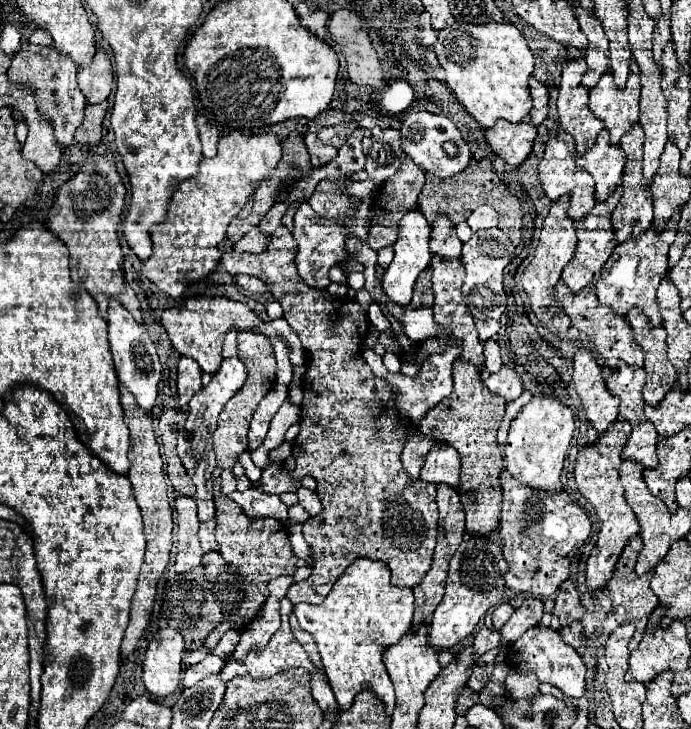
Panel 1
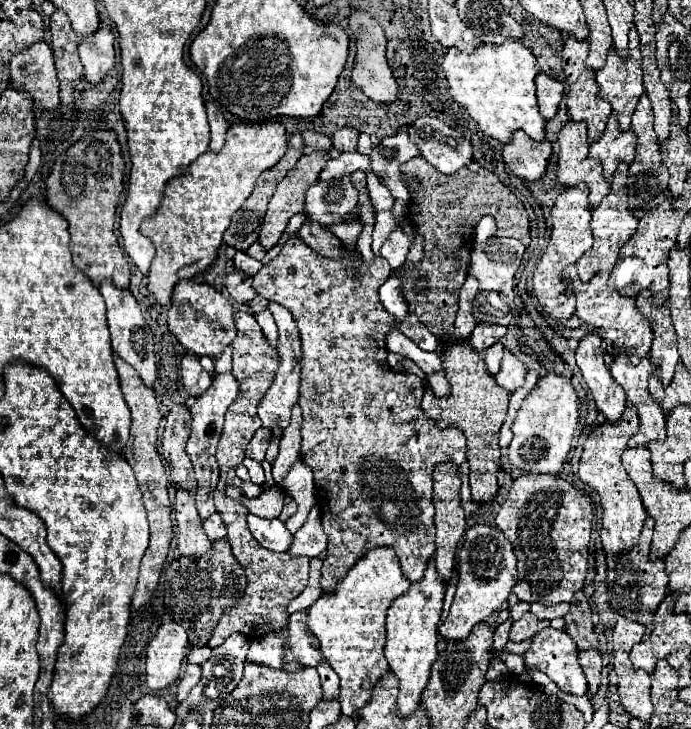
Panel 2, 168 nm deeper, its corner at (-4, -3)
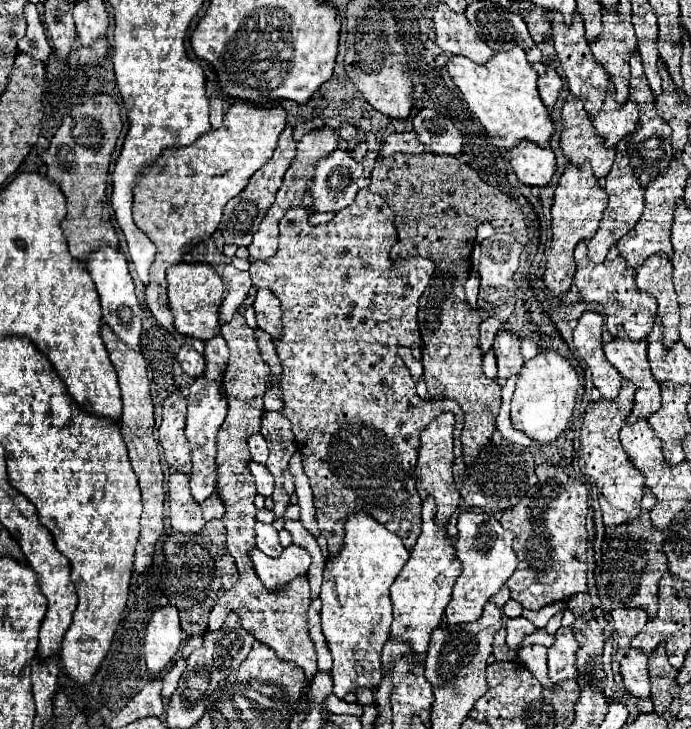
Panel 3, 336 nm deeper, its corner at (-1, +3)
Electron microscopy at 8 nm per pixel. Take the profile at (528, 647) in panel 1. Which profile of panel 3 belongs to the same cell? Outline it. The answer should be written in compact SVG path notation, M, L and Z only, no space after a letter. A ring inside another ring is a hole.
M561 626L547 654L551 682L557 684L561 680L575 680L579 676L575 652L577 652L577 640L573 638L573 630L569 626L567 628Z

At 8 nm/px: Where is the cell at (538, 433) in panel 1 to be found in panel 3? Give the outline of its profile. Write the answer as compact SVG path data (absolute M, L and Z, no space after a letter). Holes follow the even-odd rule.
M539 352L533 360L529 360L517 380L517 388L511 402L511 422L513 428L525 432L535 444L551 444L559 434L567 428L575 398L577 398L577 374L567 358L555 352Z

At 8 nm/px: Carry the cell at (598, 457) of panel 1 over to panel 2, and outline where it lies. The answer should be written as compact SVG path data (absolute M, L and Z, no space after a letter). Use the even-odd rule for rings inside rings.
M626 406L622 418L616 424L608 424L608 420L606 420L604 424L596 426L590 432L590 436L584 444L582 460L580 460L582 482L600 494L600 504L604 510L602 544L604 544L606 554L618 554L622 550L630 550L638 542L638 536L640 536L640 530L642 530L642 524L646 518L646 510L642 506L636 484L630 480L630 476L626 474L626 470L622 468L622 462L620 462L622 452L628 448L630 436L636 432L638 432L638 414L634 412L634 408Z

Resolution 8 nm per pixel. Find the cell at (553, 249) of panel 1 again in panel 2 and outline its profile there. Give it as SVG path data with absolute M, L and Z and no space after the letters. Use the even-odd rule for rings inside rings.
M578 184L572 188L564 188L562 194L556 198L554 206L552 206L552 236L550 236L550 246L544 252L542 262L538 264L538 270L534 274L534 292L540 304L546 306L548 314L564 320L566 316L570 318L574 314L574 304L570 300L568 304L568 286L566 280L562 278L562 270L566 268L566 264L574 264L586 250L590 250L592 246L592 228L590 228L590 220L592 220L592 208L588 202L588 192L590 188L586 184Z

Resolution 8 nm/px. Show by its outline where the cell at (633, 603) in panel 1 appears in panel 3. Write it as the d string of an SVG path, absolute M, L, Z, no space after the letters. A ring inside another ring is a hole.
M645 492L641 502L641 514L637 522L607 528L603 540L603 566L601 582L607 598L617 600L625 608L645 608L649 620L657 614L657 588L659 580L667 572L667 556L663 554L663 534L651 526L649 512L655 506L655 496Z

